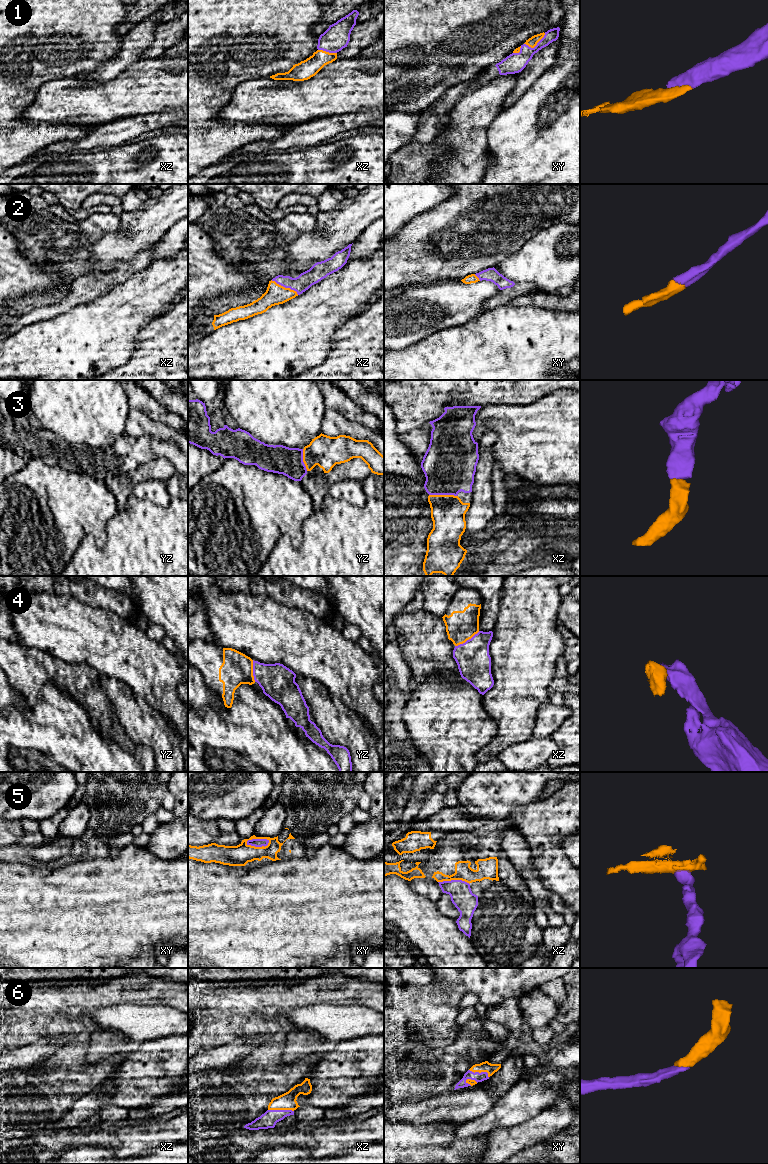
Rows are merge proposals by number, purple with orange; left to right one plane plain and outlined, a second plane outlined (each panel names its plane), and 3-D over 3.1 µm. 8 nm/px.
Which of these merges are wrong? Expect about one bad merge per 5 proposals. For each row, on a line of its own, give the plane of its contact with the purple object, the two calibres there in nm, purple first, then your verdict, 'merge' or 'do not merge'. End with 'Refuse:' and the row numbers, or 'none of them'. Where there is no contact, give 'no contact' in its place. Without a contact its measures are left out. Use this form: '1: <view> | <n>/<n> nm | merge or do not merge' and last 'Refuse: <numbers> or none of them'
1: xy | 160/80 nm | merge
2: xz | 140/160 nm | merge
3: xz | 420/280 nm | merge
4: xz | 280/240 nm | merge
5: xy | 60/170 nm | merge
6: xz | 130/140 nm | merge
Refuse: none of them

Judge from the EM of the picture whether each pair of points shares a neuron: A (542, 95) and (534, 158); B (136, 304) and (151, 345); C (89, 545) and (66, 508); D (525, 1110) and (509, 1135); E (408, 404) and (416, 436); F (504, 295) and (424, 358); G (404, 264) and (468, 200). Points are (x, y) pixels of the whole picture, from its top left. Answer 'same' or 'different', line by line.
A: same
B: different
C: different
D: different
E: different
F: different
G: same

